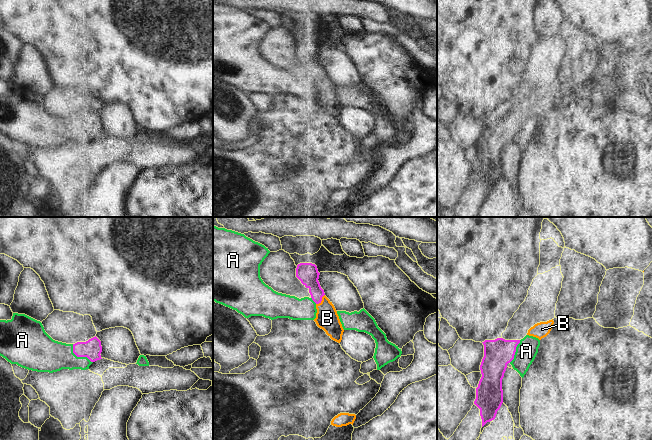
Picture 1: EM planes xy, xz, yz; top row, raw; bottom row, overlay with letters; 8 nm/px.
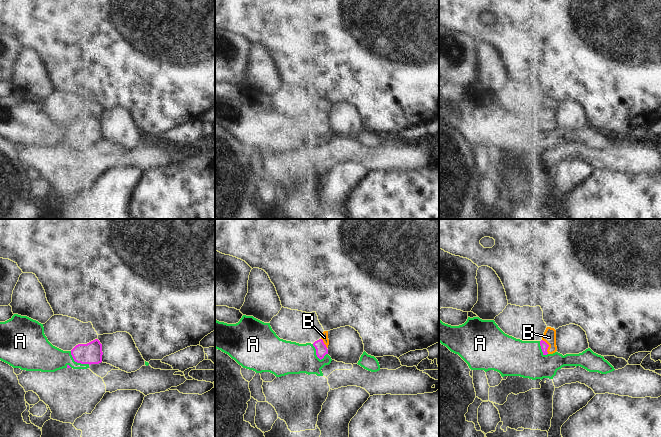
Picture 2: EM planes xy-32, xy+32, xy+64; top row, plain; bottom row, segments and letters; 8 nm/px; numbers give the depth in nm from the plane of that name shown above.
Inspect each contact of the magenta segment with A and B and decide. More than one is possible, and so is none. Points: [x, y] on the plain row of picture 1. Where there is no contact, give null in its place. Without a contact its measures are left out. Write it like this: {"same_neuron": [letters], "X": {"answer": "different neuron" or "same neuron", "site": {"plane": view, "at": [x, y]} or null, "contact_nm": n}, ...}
{"same_neuron": ["B"], "A": {"answer": "different neuron", "site": {"plane": "xy", "at": [79, 132]}, "contact_nm": 220}, "B": {"answer": "same neuron", "site": {"plane": "xz", "at": [321, 76]}, "contact_nm": 110}}

